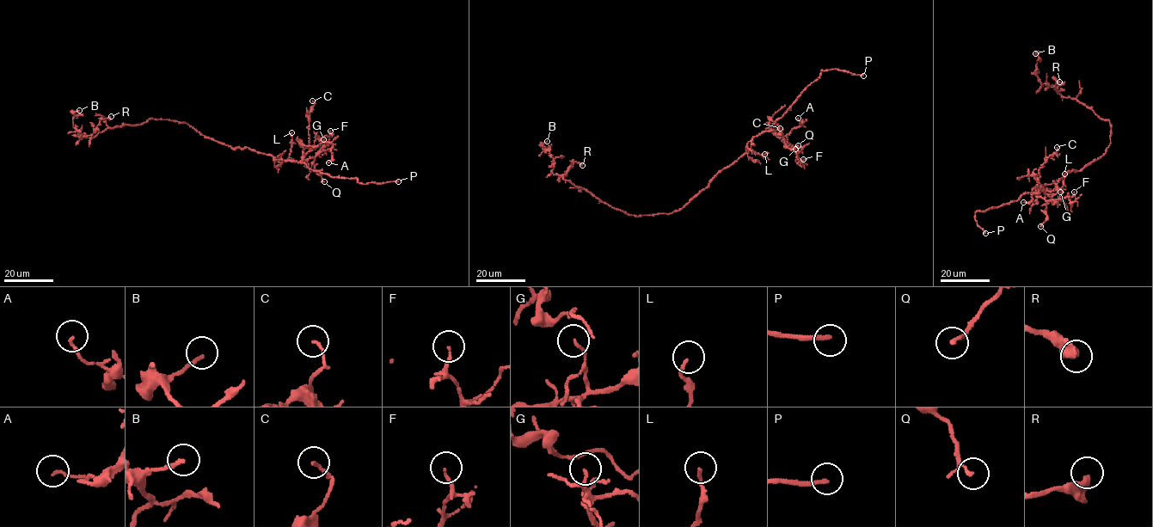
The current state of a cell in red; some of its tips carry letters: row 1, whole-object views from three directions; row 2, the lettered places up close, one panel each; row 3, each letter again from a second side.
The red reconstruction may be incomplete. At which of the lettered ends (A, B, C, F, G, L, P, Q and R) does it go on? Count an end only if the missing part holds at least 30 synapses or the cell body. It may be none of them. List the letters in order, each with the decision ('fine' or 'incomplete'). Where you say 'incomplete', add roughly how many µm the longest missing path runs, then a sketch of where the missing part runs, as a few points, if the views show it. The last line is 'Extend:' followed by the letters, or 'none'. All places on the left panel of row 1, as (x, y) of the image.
A: fine
B: fine
C: fine
F: fine
G: fine
L: fine
P: incomplete | 20 µm | (398, 181), (430, 172)
Q: fine
R: fine
Extend: P

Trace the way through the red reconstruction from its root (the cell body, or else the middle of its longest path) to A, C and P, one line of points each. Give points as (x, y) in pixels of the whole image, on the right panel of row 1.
A: (1088, 164), (1050, 184), (1035, 186), (1032, 193), (1044, 191), (1040, 186), (1030, 201), (1023, 202)
C: (1088, 164), (1050, 184), (1035, 186), (1032, 193), (1039, 169), (1057, 147)
P: (1088, 164), (1080, 170), (1068, 172), (1050, 184), (1035, 186), (1016, 200), (977, 211), (975, 220), (985, 233)

